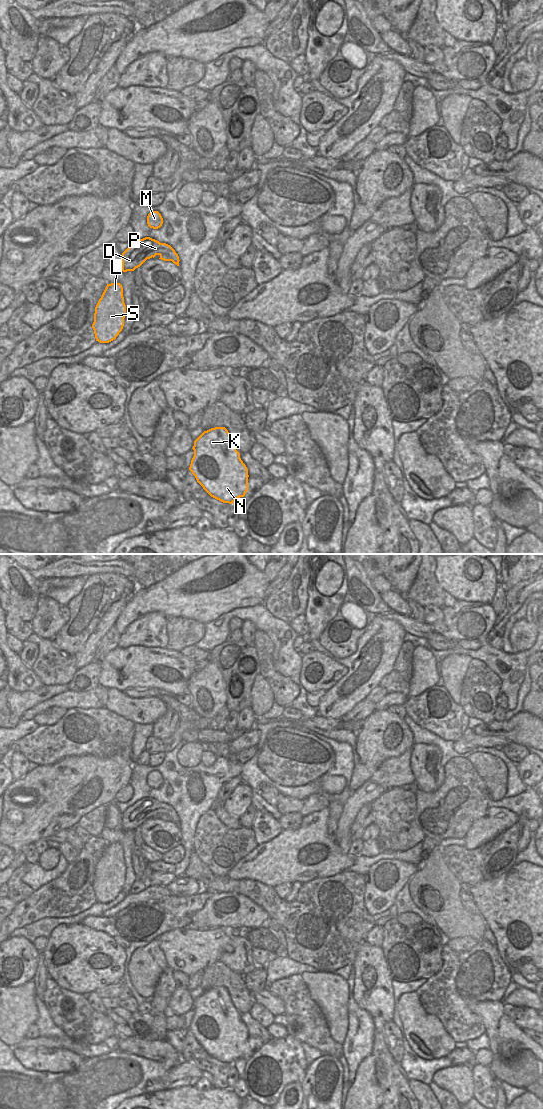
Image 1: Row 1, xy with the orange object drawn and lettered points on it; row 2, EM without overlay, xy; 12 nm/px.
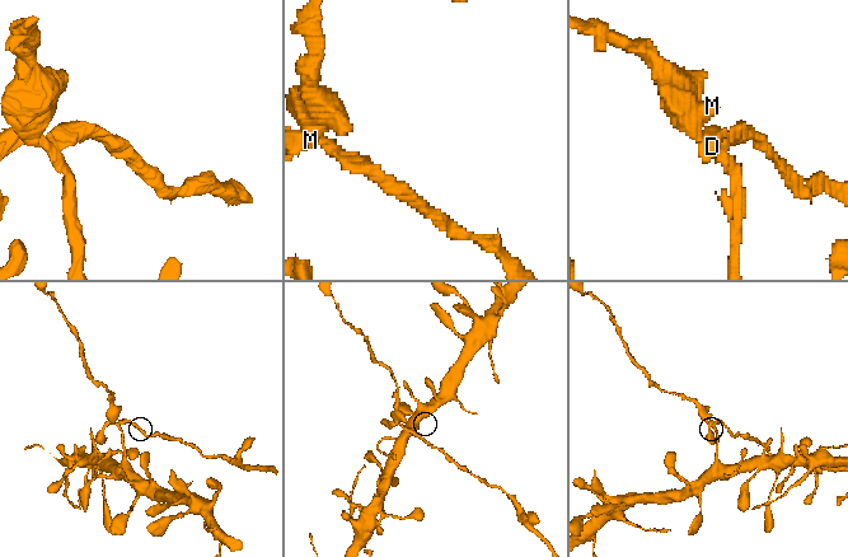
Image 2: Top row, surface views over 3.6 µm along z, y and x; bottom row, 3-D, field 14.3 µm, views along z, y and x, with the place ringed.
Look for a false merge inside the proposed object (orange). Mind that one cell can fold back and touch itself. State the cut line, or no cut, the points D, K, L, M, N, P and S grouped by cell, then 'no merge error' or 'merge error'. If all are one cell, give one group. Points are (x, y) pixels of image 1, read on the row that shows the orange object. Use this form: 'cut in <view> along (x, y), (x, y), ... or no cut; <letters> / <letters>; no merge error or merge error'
cut in xy along (160, 254), (166, 254), (172, 260); D K L N P S / M; merge error

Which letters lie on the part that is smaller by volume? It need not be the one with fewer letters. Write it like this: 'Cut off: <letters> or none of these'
Cut off: M.

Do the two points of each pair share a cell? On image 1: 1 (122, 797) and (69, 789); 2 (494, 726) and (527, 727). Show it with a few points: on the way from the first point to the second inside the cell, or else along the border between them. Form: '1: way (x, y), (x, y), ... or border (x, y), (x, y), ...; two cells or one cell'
1: border (128, 783), (117, 792), (114, 800); two cells
2: way (502, 727), (519, 727); one cell

